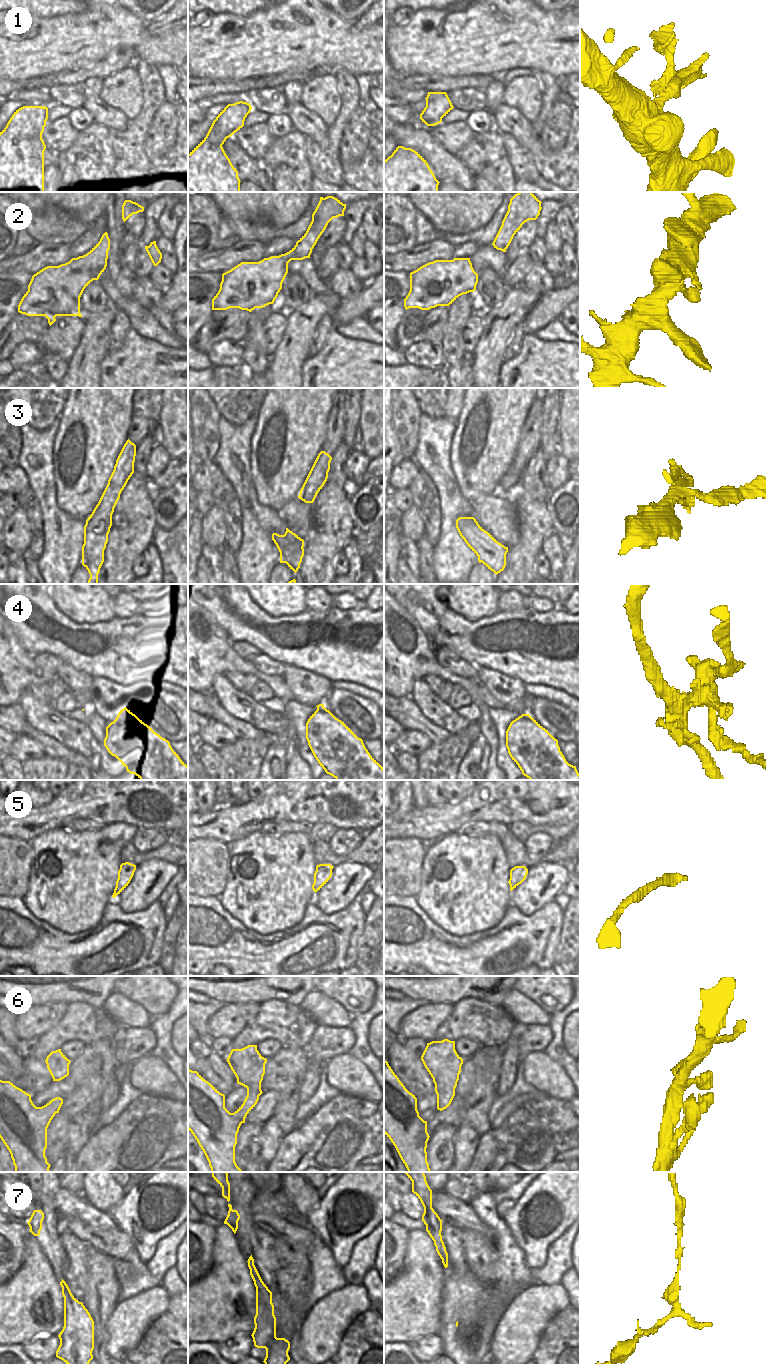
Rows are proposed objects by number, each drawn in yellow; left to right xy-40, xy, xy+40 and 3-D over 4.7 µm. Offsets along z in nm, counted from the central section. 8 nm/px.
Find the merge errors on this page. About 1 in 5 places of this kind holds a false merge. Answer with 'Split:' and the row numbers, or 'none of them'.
Split: 1, 3, 4, 5

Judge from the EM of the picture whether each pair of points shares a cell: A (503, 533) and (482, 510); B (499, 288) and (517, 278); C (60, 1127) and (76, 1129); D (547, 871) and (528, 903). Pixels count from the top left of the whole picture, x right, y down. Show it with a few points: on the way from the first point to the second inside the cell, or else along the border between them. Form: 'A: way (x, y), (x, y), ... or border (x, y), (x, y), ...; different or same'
A: way (499, 527), (488, 516); same
B: border (502, 279), (507, 288); different
C: border (70, 1119), (67, 1128), (66, 1148); different
D: way (546, 879), (531, 895); same

